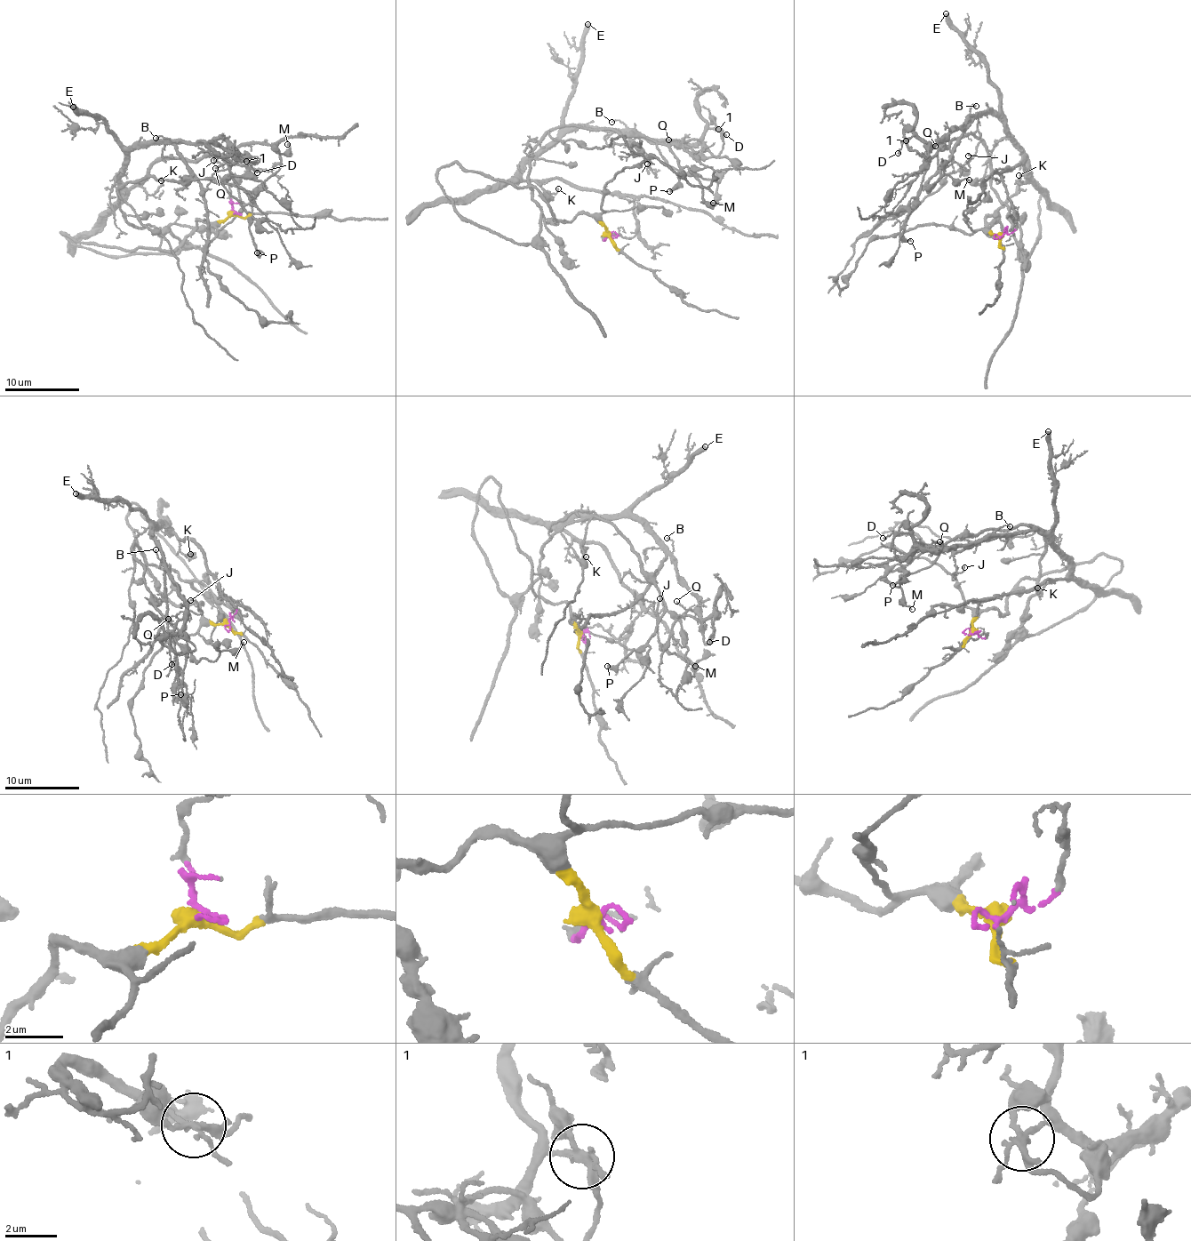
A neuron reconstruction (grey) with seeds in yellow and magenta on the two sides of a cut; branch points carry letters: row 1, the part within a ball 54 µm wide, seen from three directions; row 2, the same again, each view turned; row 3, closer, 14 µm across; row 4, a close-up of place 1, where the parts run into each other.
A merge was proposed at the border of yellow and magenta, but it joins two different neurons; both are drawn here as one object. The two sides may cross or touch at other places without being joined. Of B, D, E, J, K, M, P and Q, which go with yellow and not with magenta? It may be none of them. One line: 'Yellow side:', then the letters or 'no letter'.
Yellow side: M, P

